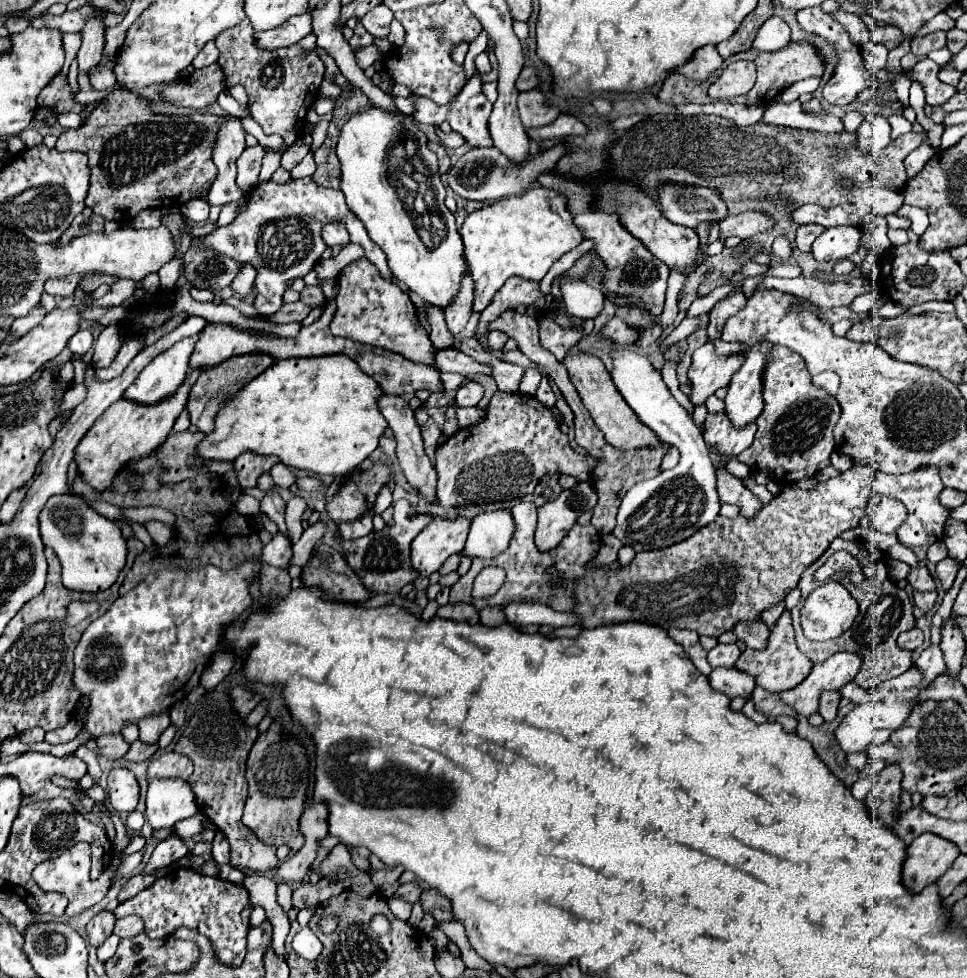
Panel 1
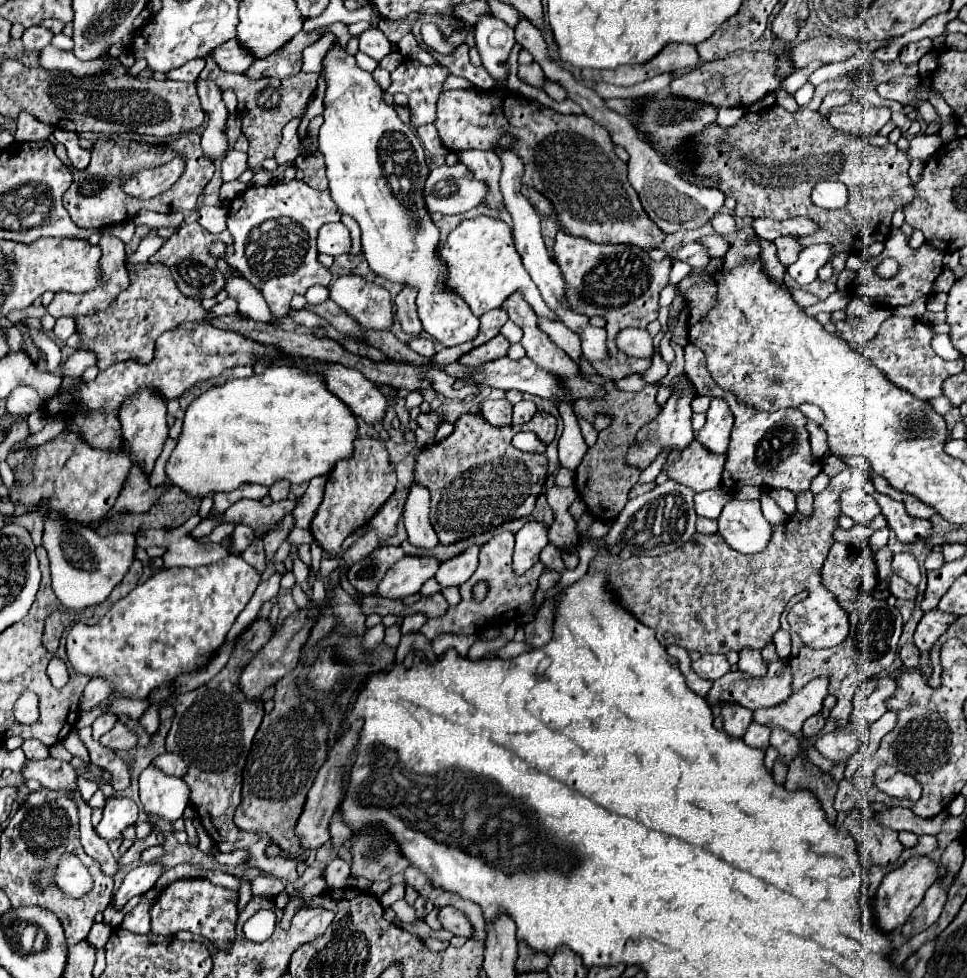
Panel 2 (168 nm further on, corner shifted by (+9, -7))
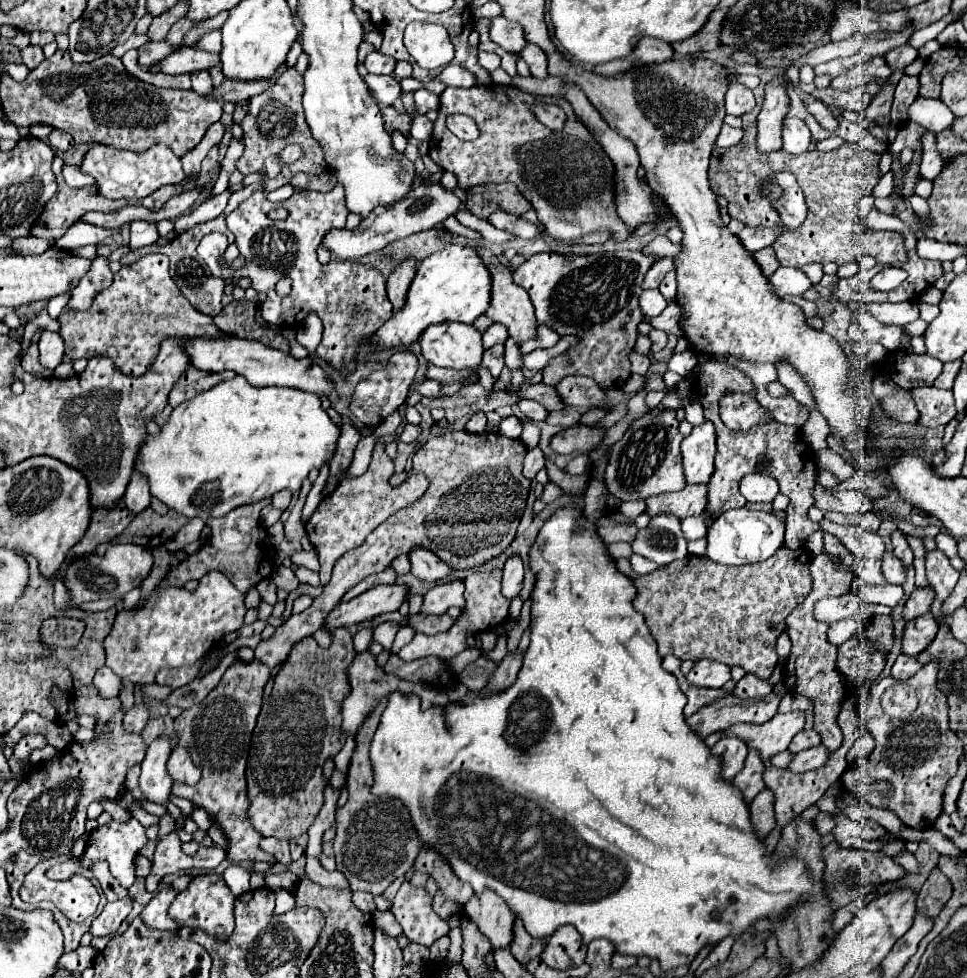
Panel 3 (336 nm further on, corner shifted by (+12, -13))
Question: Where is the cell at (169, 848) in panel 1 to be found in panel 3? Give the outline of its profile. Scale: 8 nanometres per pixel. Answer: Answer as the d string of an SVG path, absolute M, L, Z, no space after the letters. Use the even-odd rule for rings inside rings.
M127 895L125 899L119 899L119 901L107 903L105 909L101 911L101 915L93 921L91 933L99 935L99 937L113 935L119 929L121 921L131 913L133 903L135 903L135 897L131 897L131 895Z

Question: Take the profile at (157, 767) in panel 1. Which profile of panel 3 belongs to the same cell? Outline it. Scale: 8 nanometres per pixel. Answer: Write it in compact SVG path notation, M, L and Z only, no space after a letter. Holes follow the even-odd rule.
M175 747L171 751L171 757L167 761L167 773L173 777L173 781L185 785L195 785L201 779L201 769L191 763L191 757L183 747Z

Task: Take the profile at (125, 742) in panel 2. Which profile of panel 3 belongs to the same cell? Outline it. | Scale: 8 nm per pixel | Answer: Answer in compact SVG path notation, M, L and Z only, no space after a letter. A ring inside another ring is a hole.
M135 705L131 711L125 713L123 717L123 727L127 733L141 733L147 725L147 707L145 705Z

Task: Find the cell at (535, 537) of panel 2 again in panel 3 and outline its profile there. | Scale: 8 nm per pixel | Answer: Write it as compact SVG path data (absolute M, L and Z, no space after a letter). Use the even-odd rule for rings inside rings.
M511 555L503 567L503 595L507 599L513 599L523 589L523 577L525 577L525 563L521 555Z

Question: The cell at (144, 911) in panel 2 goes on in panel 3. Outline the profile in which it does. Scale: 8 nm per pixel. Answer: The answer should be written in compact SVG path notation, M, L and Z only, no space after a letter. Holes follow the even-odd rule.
M165 887L165 889L157 891L153 895L153 899L139 913L139 919L143 921L143 925L147 925L149 929L169 929L169 931L175 931L177 923L167 917L167 905L171 905L175 895L177 895L177 891L173 887Z

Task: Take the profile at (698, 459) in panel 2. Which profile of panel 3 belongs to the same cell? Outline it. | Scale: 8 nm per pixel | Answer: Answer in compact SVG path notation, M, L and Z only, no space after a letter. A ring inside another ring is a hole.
M685 485L685 489L677 493L659 493L659 497L647 499L649 515L657 513L671 513L679 519L689 515L697 515L703 511L707 503L707 485Z

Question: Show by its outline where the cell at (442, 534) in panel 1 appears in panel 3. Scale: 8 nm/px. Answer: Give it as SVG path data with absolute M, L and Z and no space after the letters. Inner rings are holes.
M391 583L391 585L377 585L359 597L341 603L335 611L329 613L325 629L329 627L349 627L355 623L363 623L375 615L399 611L399 607L407 601L409 587Z

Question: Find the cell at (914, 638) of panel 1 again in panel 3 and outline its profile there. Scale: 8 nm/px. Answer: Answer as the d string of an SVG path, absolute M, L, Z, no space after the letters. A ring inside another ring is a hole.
M901 653L901 655L897 657L897 661L893 663L893 667L891 667L891 675L893 675L895 679L909 679L909 677L913 677L919 669L921 669L921 663L919 663L915 657Z

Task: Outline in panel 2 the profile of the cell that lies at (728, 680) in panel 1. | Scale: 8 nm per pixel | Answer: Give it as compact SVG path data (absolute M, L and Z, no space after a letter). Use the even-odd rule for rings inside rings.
M722 707L720 715L724 719L724 731L728 737L742 739L752 721L752 711L746 711L744 707Z

